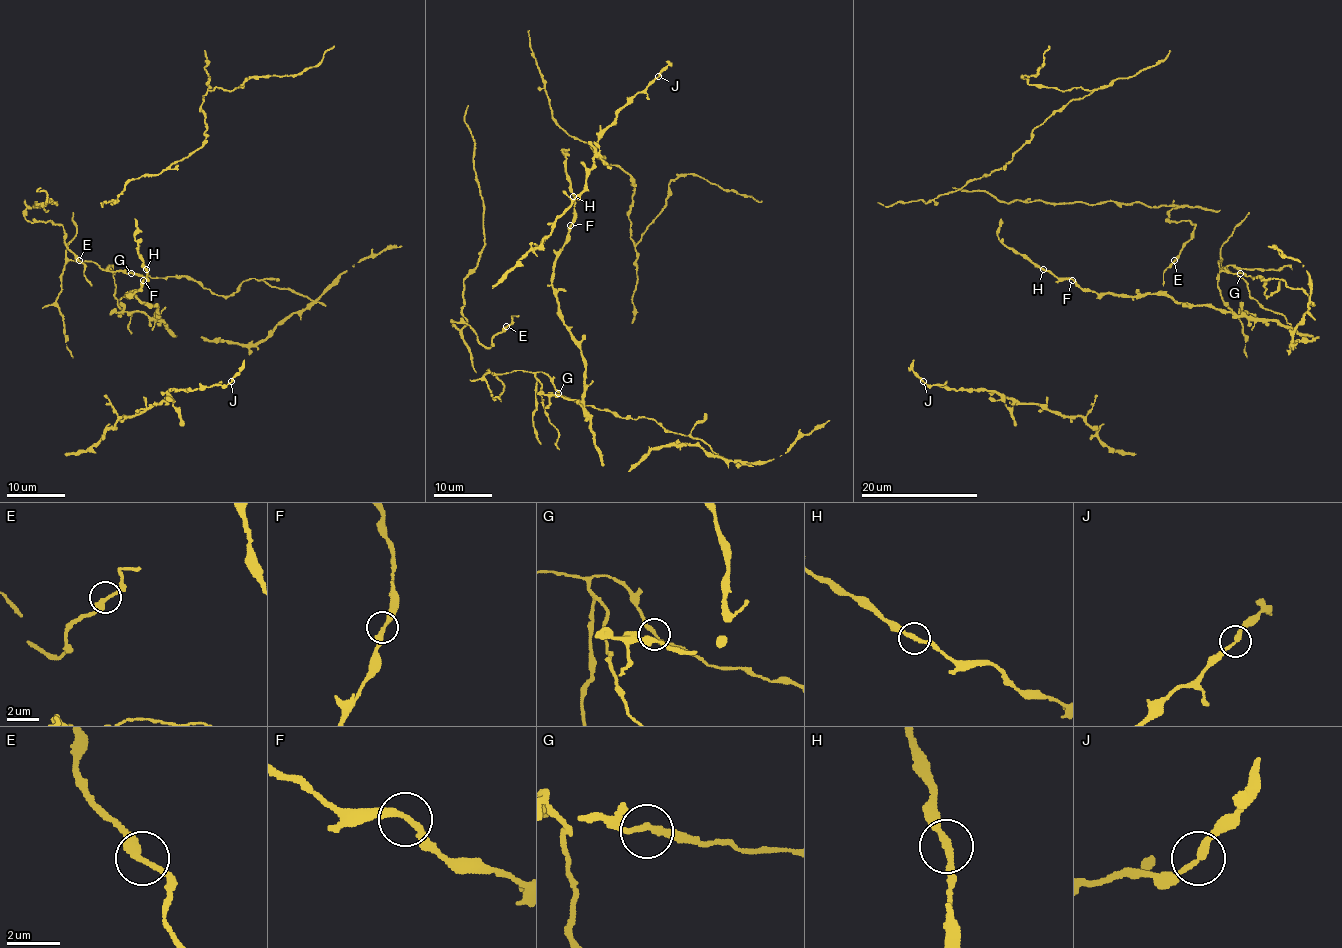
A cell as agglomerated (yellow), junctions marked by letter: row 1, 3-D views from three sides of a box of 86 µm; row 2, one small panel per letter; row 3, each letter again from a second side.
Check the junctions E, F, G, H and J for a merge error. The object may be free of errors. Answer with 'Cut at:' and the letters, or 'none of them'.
Cut at: none of them

